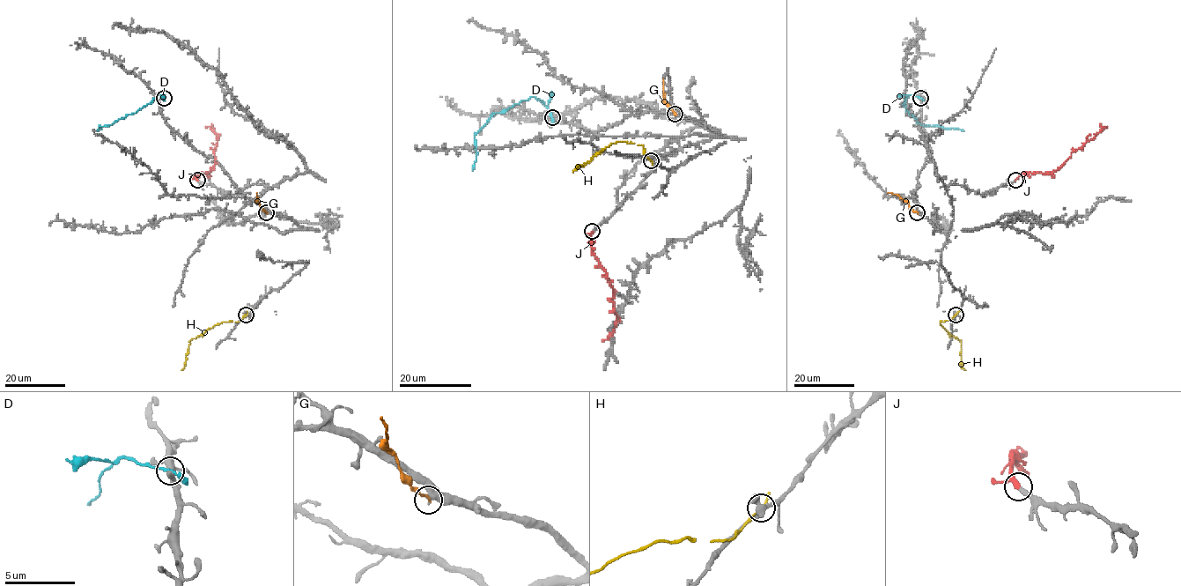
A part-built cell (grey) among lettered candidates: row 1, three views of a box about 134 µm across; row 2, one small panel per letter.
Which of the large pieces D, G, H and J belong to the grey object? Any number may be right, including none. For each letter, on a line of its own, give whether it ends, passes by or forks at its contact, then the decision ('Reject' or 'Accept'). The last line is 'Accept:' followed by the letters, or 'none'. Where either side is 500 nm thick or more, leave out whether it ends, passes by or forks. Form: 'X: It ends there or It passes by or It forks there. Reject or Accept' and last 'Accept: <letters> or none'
D: It passes by. Reject
G: It ends there. Reject
H: It passes by. Reject
J: It passes by. Accept
Accept: J

